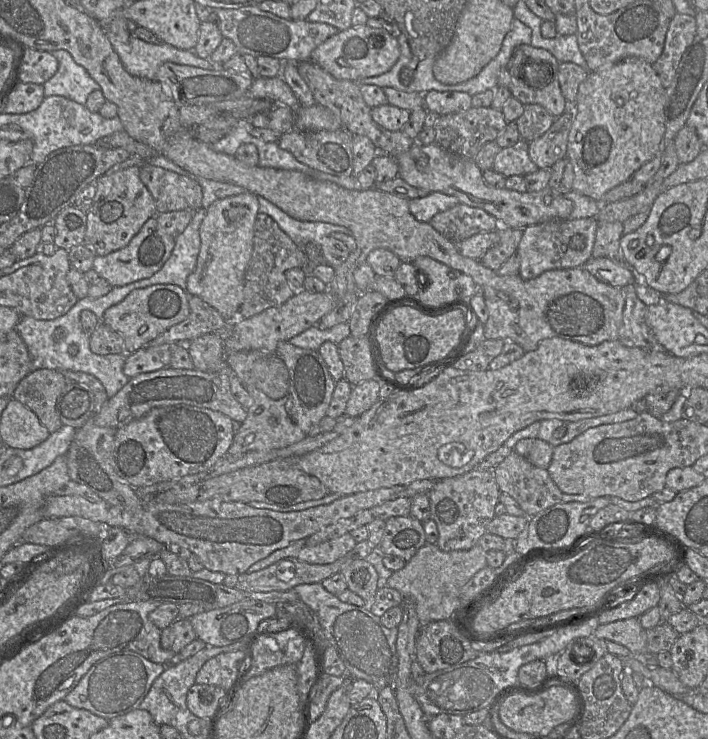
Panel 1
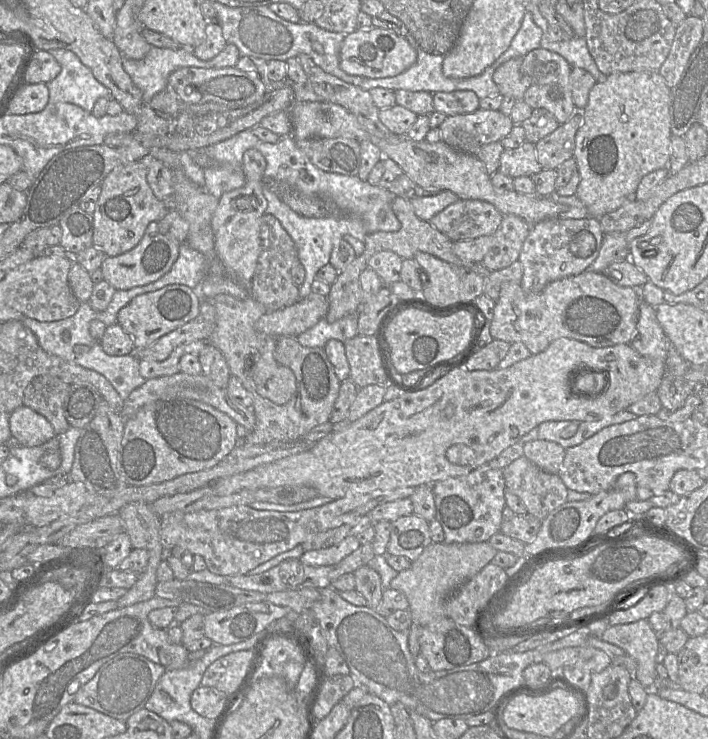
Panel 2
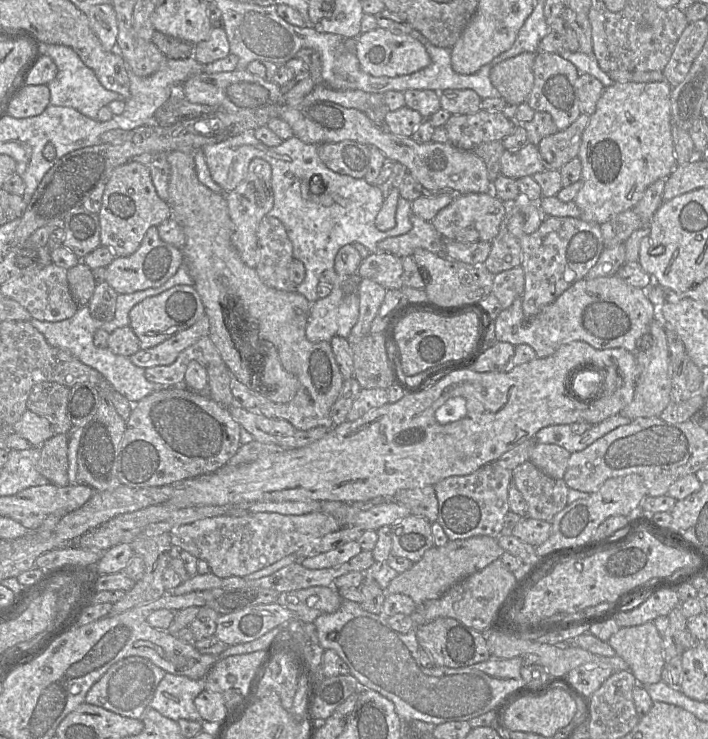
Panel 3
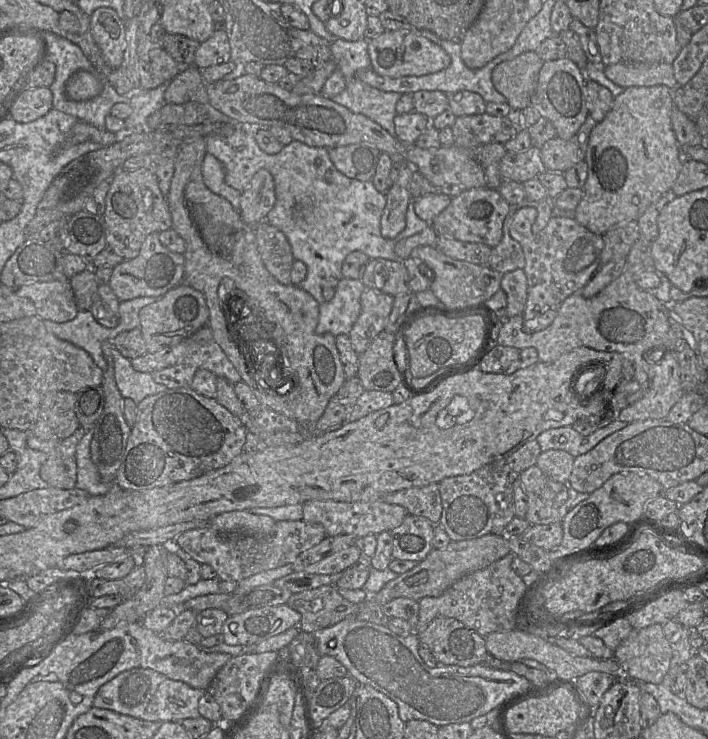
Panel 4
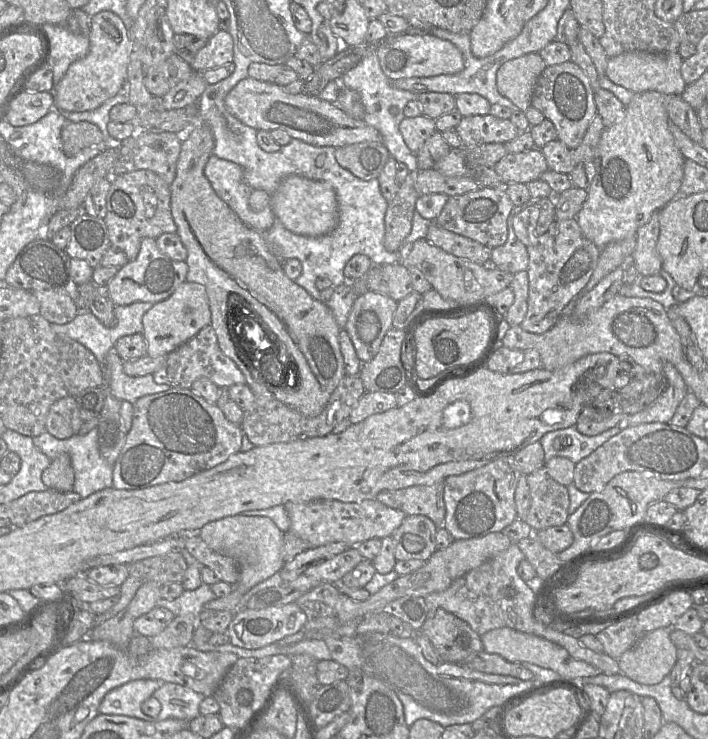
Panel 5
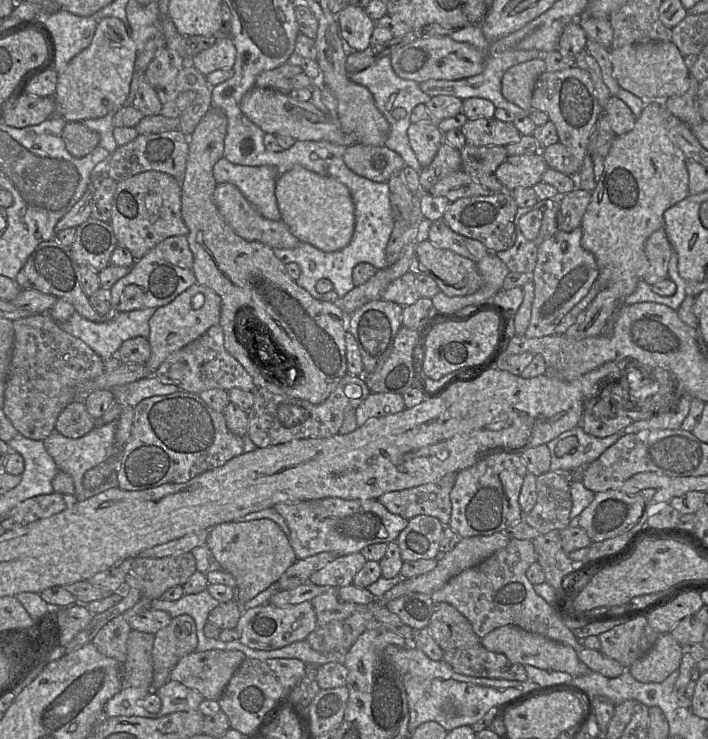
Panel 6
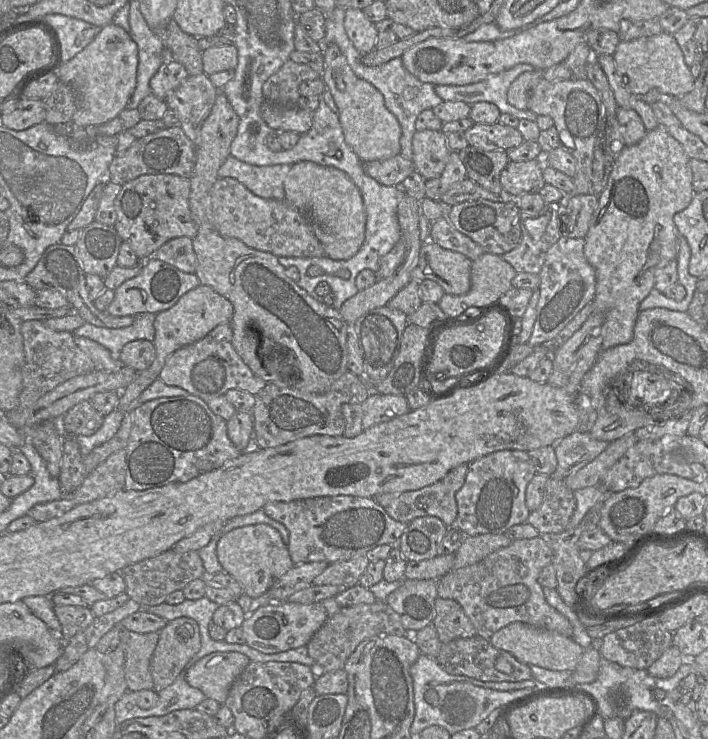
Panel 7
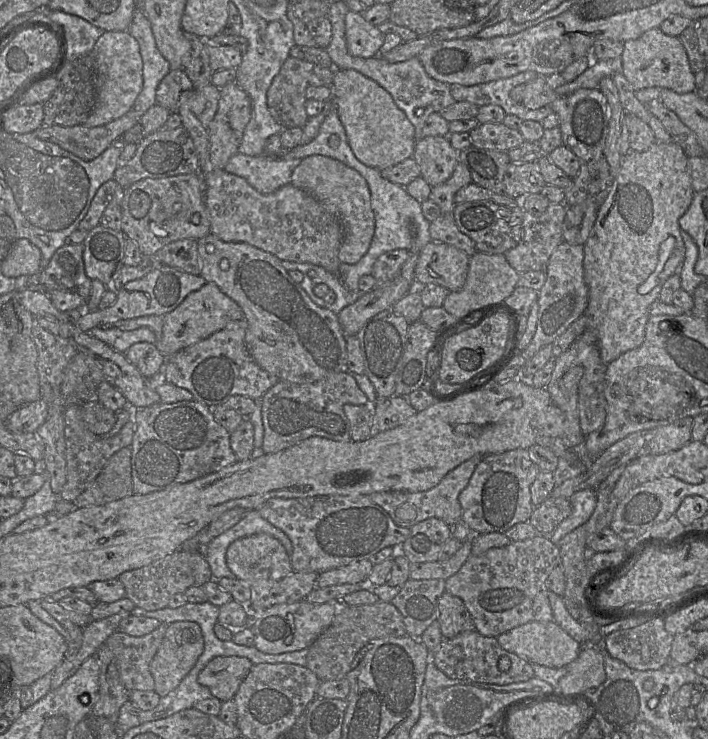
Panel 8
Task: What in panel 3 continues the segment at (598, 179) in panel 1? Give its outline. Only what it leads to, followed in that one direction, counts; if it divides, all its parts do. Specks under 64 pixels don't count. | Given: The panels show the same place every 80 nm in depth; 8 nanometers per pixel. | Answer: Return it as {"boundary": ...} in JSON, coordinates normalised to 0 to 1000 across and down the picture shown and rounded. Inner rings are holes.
{"boundary":[[[942,110],[929,111],[884,111],[884,112],[866,112],[863,116],[855,118],[846,133],[842,147],[838,154],[833,156],[832,166],[826,173],[821,198],[816,208],[816,214],[822,221],[822,253],[814,264],[811,272],[819,284],[819,296],[828,300],[850,302],[859,299],[870,290],[881,287],[888,283],[894,283],[901,272],[907,268],[912,254],[924,248],[929,242],[941,242],[955,225],[951,191],[948,184],[948,137],[946,126],[948,116]]]}

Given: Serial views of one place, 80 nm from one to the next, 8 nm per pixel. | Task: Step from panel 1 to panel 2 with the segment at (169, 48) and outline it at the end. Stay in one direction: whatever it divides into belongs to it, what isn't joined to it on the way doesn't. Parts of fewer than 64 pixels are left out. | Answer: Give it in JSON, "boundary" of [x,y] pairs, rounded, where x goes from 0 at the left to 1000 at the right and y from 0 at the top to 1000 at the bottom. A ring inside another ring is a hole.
{"boundary":[[[213,62],[208,74],[198,81],[174,77],[174,92],[191,116],[201,124],[201,134],[209,139],[222,126],[237,118],[240,100],[257,91],[295,93],[295,85],[278,78],[273,66],[223,65]]]}

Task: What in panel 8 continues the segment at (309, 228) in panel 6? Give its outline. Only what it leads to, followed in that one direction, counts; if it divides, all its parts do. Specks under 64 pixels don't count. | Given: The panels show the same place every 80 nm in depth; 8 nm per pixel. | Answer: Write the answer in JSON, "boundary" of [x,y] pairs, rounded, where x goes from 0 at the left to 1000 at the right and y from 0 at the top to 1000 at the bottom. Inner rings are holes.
{"boundary":[[[442,210],[425,217],[411,237],[410,248],[441,264],[482,302],[484,325],[477,342],[480,355],[490,357],[507,355],[518,342],[530,314],[524,263],[511,237],[475,215]]]}

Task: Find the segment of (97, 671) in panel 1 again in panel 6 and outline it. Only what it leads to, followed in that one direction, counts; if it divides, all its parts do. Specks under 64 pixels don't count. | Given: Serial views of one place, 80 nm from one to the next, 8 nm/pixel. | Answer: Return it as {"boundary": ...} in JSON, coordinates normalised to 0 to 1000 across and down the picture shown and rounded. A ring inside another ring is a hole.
{"boundary":[[[175,928],[171,935],[150,950],[148,968],[154,970],[201,968],[205,972],[222,973],[222,966],[212,965],[196,954],[196,949],[213,935],[215,931],[208,930]]]}

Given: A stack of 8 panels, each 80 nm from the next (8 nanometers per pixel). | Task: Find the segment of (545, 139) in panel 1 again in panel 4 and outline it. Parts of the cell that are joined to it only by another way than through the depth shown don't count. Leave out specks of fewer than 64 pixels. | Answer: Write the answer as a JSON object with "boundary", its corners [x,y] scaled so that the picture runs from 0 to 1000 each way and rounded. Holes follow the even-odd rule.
{"boundary":[[[831,156],[806,188],[795,189],[787,184],[771,191],[763,203],[773,231],[797,234],[816,219],[823,218],[835,177],[843,166]]]}

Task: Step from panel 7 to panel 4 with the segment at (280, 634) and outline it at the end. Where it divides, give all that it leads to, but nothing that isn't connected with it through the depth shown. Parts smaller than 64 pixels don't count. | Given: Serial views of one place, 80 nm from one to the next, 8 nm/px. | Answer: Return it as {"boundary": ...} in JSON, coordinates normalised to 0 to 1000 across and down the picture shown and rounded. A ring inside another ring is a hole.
{"boundary":[[[405,817],[352,824],[323,834],[315,844],[316,870],[355,874],[422,847],[425,831]]]}

